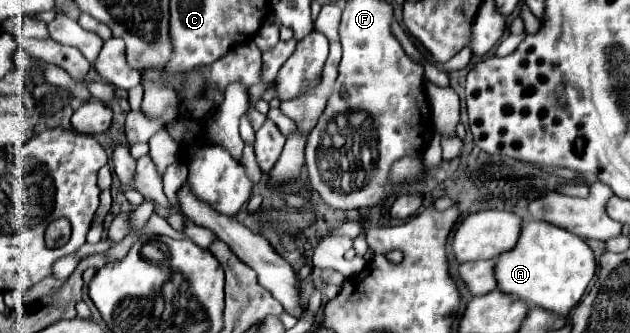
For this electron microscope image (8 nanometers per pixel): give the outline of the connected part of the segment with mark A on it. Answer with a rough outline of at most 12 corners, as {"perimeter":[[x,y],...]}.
{"perimeter":[[525,221],[493,261],[497,291],[555,317],[597,265],[581,237]]}

